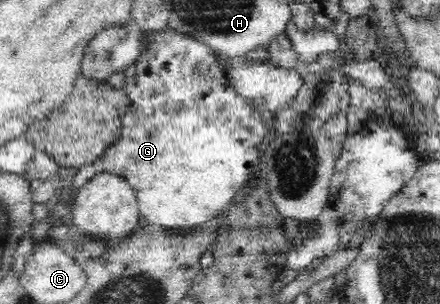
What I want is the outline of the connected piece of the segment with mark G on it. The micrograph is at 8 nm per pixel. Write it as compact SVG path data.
M168 26L158 31L148 31L146 38L150 43L140 57L124 70L124 88L129 93L130 107L127 118L123 120L123 134L109 150L101 156L102 165L106 172L123 177L129 186L135 190L139 203L139 210L144 223L150 223L158 228L193 228L201 225L207 220L213 220L219 212L223 211L238 194L239 190L247 184L253 168L259 164L260 145L266 138L268 128L262 120L262 113L251 101L240 97L235 93L231 81L221 71L221 57L209 48L206 44L199 42L189 35L181 34Z

